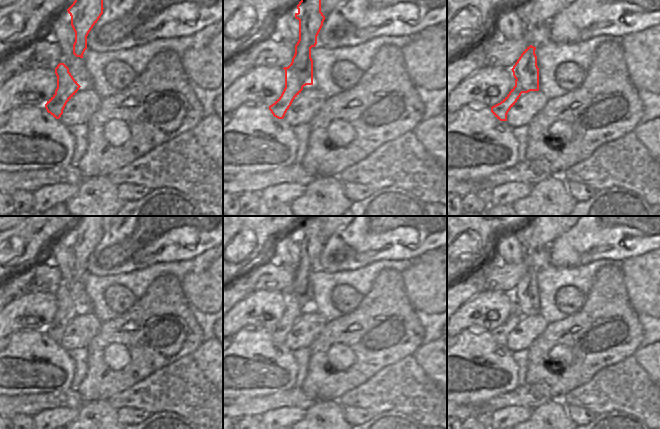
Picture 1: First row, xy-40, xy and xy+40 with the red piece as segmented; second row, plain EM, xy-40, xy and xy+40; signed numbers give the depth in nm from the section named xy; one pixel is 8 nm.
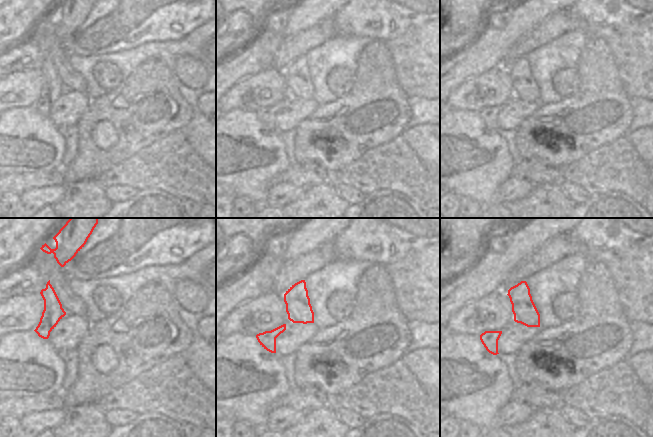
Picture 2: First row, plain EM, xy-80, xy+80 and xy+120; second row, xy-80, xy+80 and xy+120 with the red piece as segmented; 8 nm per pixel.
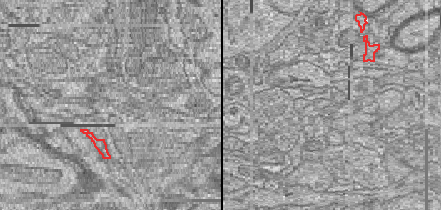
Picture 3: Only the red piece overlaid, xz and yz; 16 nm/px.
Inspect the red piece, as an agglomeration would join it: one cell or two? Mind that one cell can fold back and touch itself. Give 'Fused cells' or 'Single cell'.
Fused cells

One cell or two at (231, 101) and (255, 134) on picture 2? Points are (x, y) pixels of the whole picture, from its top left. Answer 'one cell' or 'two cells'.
two cells

